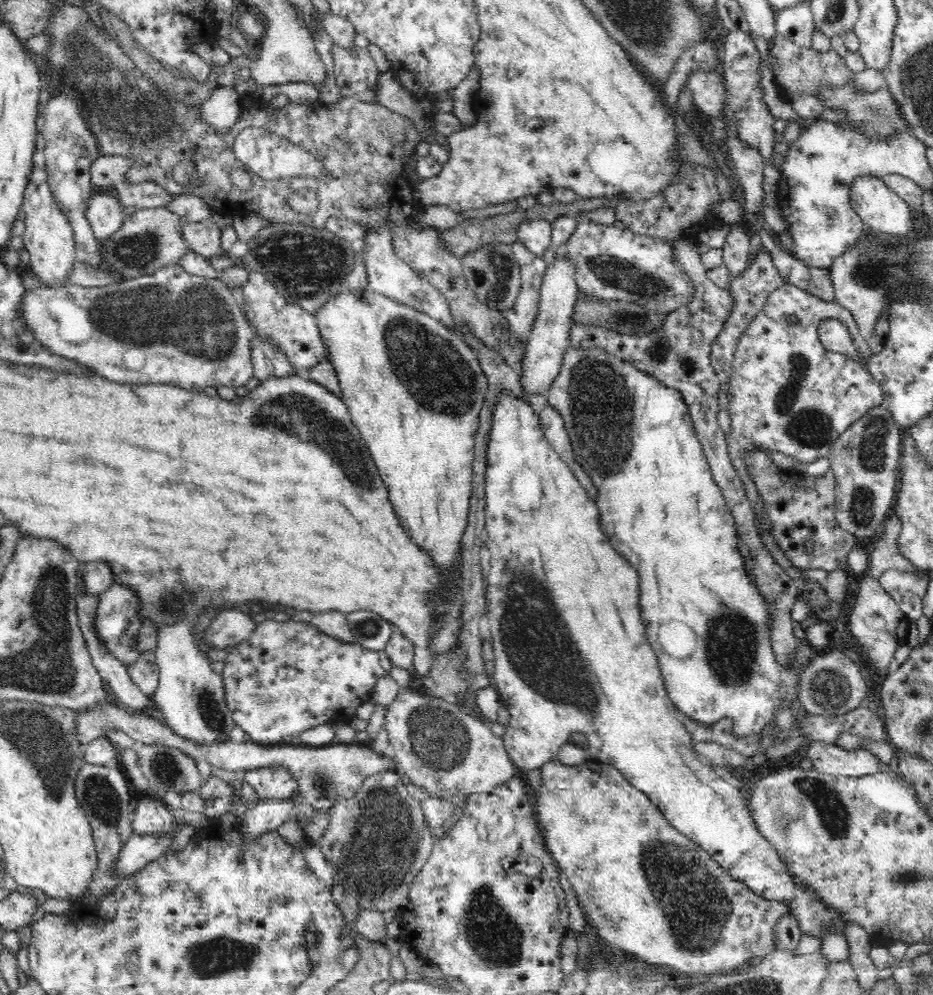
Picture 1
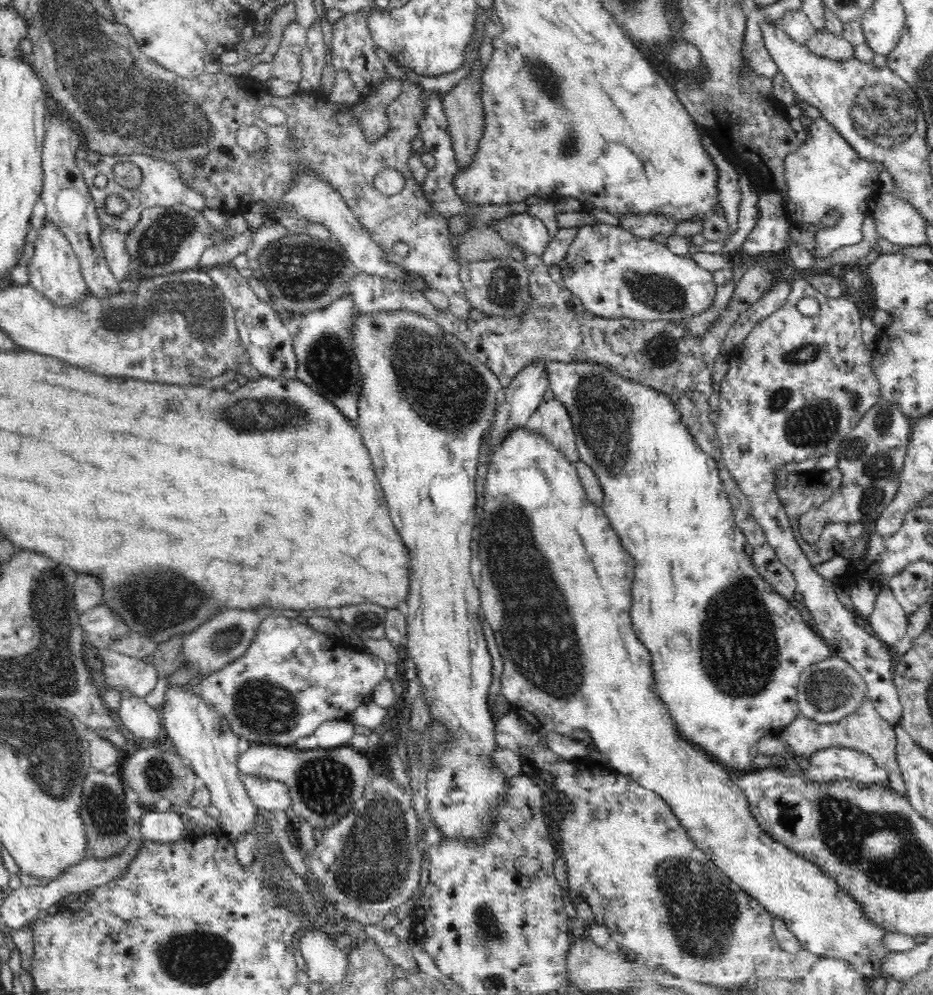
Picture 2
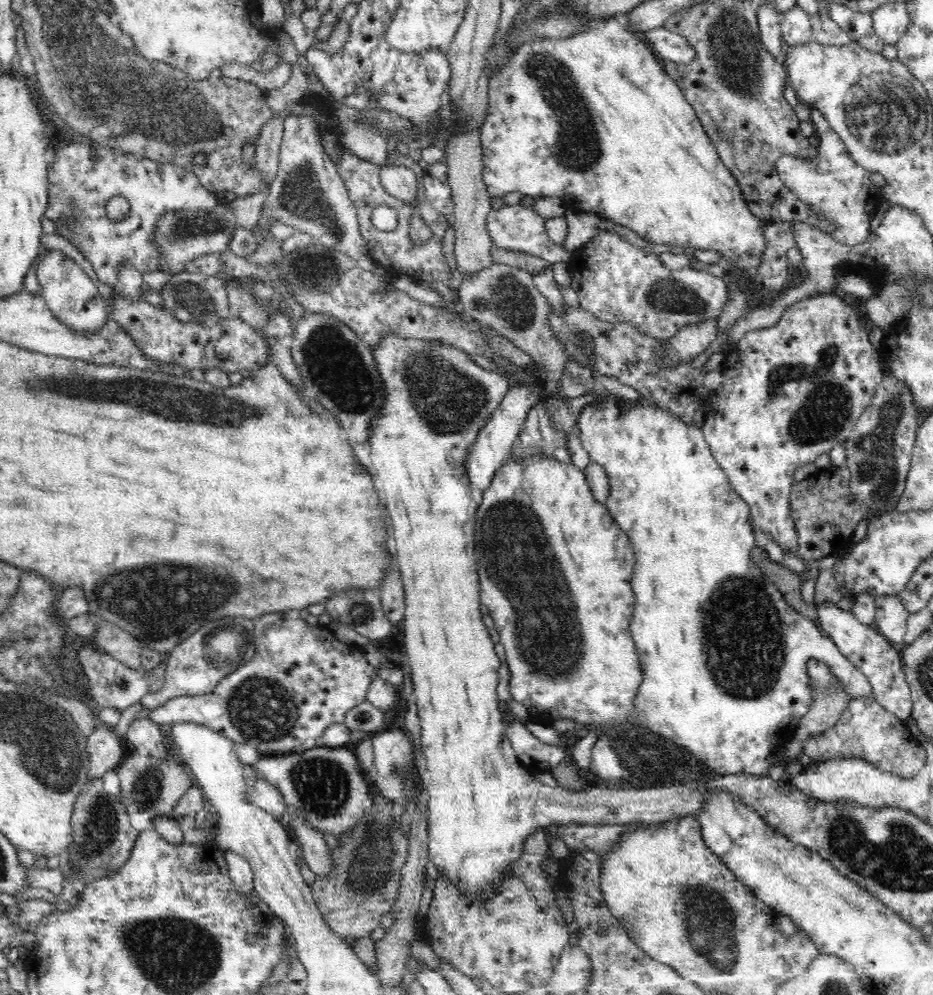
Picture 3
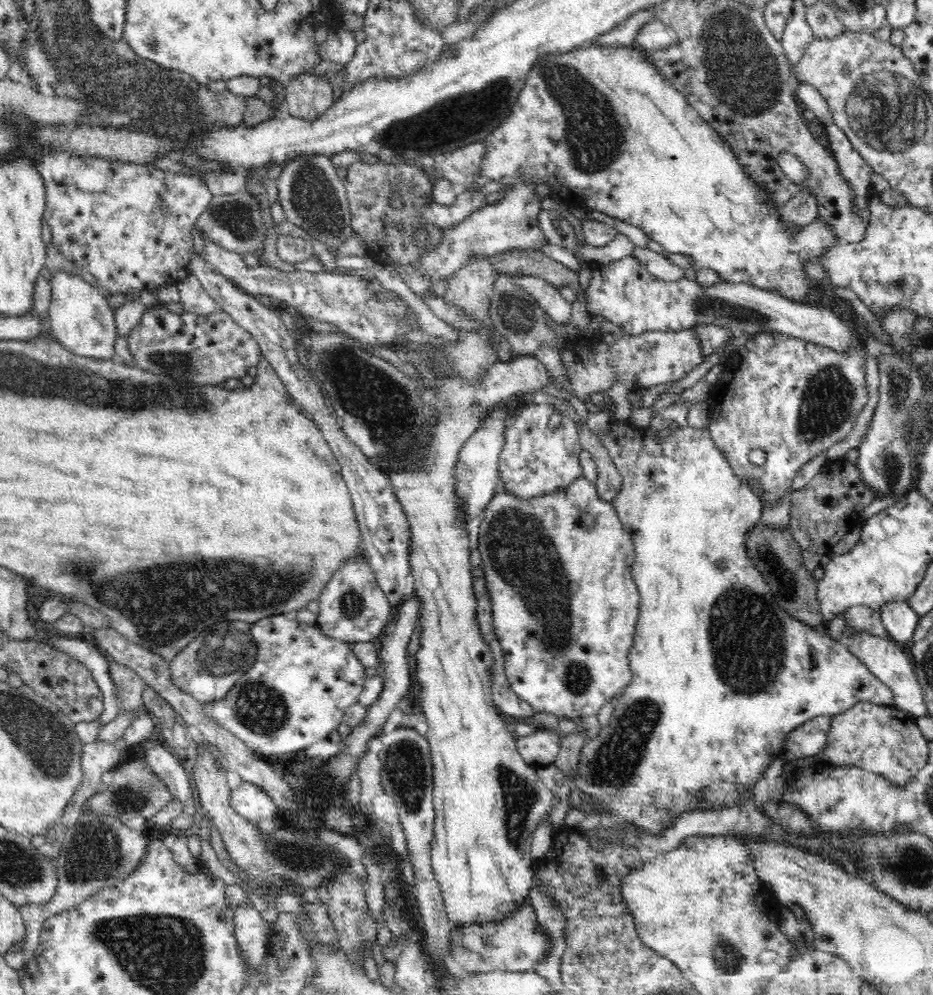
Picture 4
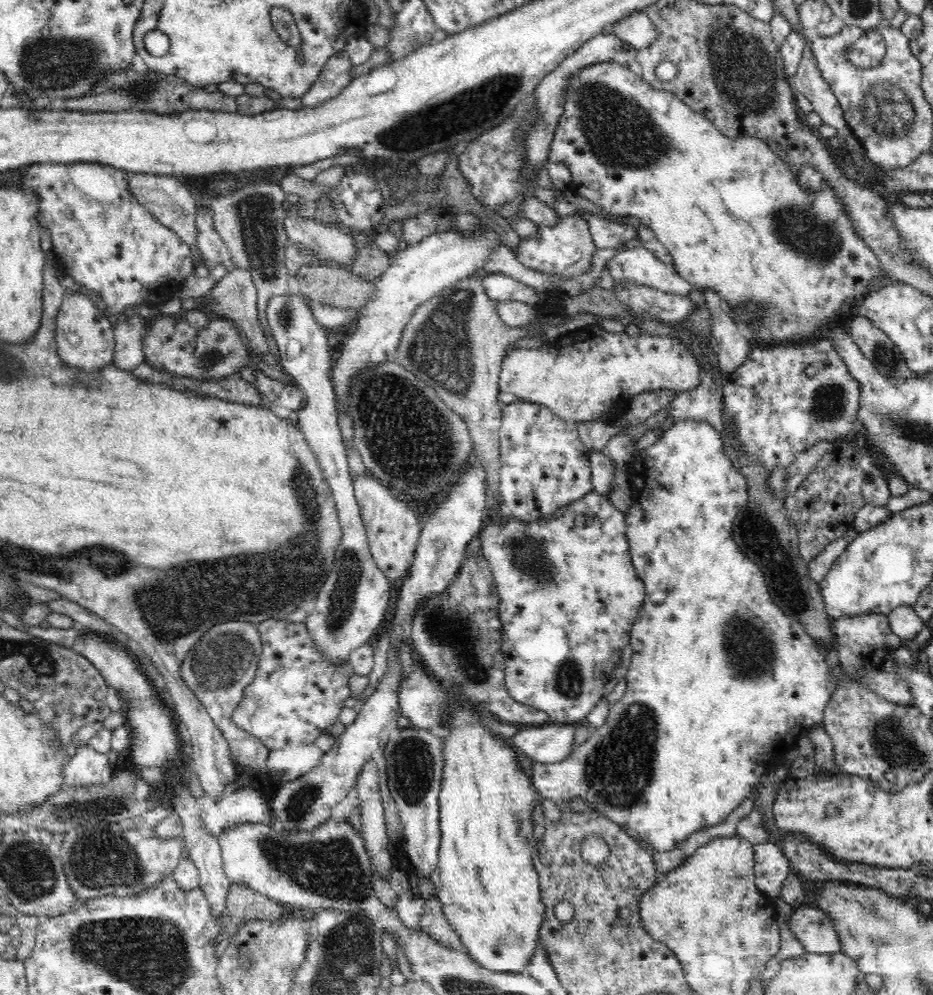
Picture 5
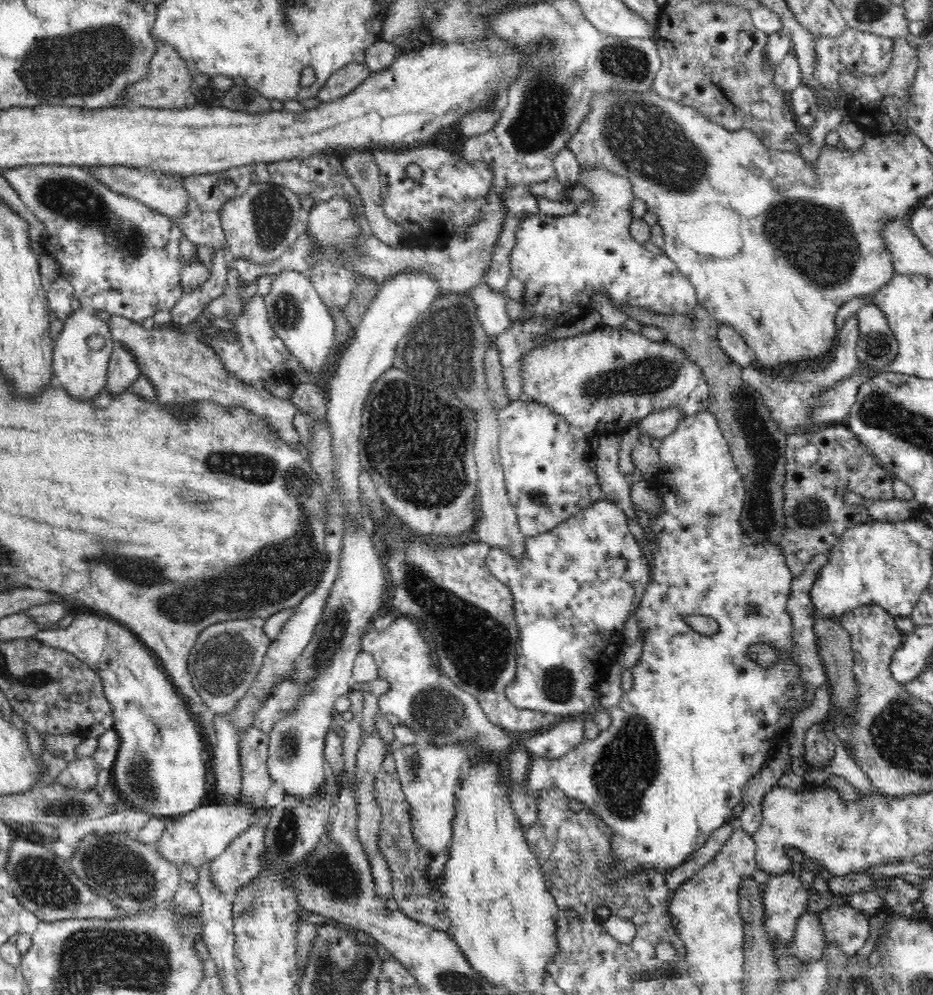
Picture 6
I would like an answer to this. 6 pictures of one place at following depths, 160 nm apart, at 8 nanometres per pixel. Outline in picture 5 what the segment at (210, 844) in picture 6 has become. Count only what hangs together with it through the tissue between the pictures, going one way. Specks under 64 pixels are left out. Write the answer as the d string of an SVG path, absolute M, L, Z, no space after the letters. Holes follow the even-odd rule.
M242 786L230 794L222 793L213 807L202 810L202 821L210 834L219 838L228 827L252 822L270 825L274 818L262 791Z

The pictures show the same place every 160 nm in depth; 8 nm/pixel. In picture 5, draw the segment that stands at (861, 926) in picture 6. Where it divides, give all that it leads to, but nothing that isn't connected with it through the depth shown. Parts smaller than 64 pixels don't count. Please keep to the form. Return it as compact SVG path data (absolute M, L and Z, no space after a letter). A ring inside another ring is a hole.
M808 904L796 908L789 917L788 928L803 944L806 952L832 954L841 951L840 941L830 917L819 908Z

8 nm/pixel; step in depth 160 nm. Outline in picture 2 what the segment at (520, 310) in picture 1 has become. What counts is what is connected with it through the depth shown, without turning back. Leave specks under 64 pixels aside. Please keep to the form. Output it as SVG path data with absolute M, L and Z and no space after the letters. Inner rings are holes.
M524 253L524 265L529 276L528 290L530 293L531 303L529 307L521 314L521 317L484 317L481 320L474 321L460 320L454 316L448 309L440 310L436 308L430 300L427 299L425 291L420 292L418 289L410 287L406 283L392 282L387 278L380 278L372 274L358 272L354 274L354 278L350 280L346 291L352 295L354 299L355 309L358 313L381 314L381 310L395 311L395 310L410 310L412 313L424 315L424 317L436 322L448 334L453 334L466 345L468 351L485 365L500 379L510 382L522 367L532 364L535 360L542 360L546 363L550 361L558 362L592 362L608 367L608 369L616 372L616 374L626 378L632 379L634 382L640 382L648 385L658 391L664 391L664 394L670 395L672 401L675 403L676 409L680 412L682 422L686 424L694 441L703 450L709 458L715 460L720 480L723 482L723 489L729 498L732 505L733 517L735 524L745 534L748 546L752 546L751 561L755 565L755 569L774 592L781 594L786 601L794 597L797 587L796 579L791 570L784 566L779 558L776 556L774 549L769 546L766 533L761 526L755 521L751 514L751 504L748 497L740 490L740 487L734 482L734 478L724 467L724 459L722 459L722 449L720 449L720 442L716 437L716 425L709 419L711 405L709 404L713 394L714 379L712 374L714 372L716 357L724 351L723 344L726 338L726 332L732 328L732 324L739 319L740 314L748 310L754 302L758 302L762 296L767 293L771 286L779 280L768 266L764 266L764 261L752 263L748 271L741 277L739 283L734 289L727 309L717 318L717 321L712 323L712 326L701 336L696 337L692 333L688 333L686 329L686 320L672 321L672 320L655 320L655 321L637 321L631 318L604 318L590 312L585 308L583 302L572 294L569 290L560 286L554 280L550 279L547 265L544 260L536 254Z

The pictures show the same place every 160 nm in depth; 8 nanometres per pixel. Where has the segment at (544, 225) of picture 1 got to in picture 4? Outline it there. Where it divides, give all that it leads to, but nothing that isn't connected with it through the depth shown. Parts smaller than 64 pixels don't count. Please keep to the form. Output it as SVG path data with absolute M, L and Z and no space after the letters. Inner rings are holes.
M521 183L506 189L506 195L497 204L485 204L481 209L467 216L458 226L444 229L444 236L440 246L428 250L417 268L423 275L430 276L433 284L441 282L444 278L450 280L451 276L462 266L470 262L472 256L482 256L492 260L494 254L501 254L506 250L540 250L547 242L540 223L538 214L541 210L541 200L536 196L534 183Z

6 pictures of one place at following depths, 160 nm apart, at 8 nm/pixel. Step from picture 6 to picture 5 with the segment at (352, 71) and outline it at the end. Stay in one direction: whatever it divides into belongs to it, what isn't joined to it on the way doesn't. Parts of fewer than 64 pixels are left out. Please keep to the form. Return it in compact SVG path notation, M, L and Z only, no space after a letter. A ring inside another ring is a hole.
M334 53L323 66L320 76L313 82L306 94L300 97L303 106L316 108L323 102L334 98L352 82L350 70L354 64L345 53Z

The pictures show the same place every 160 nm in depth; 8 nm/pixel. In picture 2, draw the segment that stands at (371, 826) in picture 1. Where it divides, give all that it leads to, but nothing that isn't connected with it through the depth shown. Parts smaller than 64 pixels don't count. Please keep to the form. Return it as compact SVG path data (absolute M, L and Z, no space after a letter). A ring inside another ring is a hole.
M383 772L382 776L373 775L371 786L365 790L363 797L358 799L354 804L354 808L350 810L348 816L340 819L335 825L329 826L323 831L322 839L317 842L315 849L312 851L312 856L307 862L308 868L313 872L314 877L318 879L321 885L323 896L328 898L336 908L338 914L350 920L360 922L360 925L380 924L388 914L392 913L402 904L406 904L413 896L414 891L419 888L420 874L422 874L422 854L420 853L420 846L418 845L418 813L412 804L412 789L404 788L394 781L393 777L388 772Z

